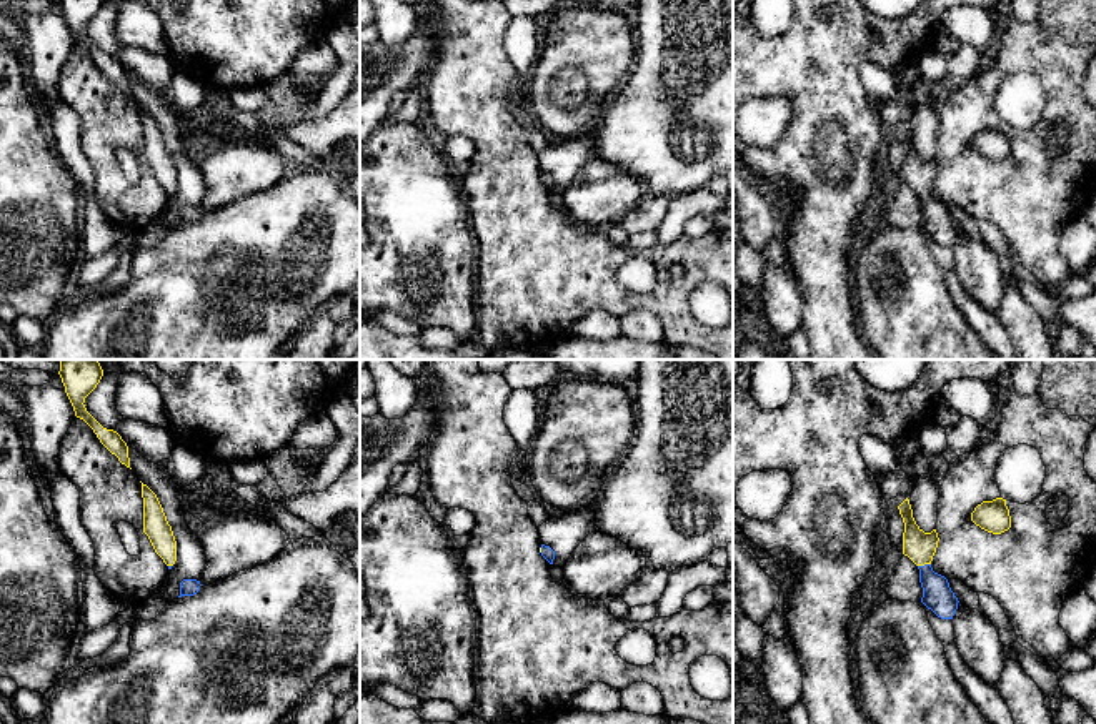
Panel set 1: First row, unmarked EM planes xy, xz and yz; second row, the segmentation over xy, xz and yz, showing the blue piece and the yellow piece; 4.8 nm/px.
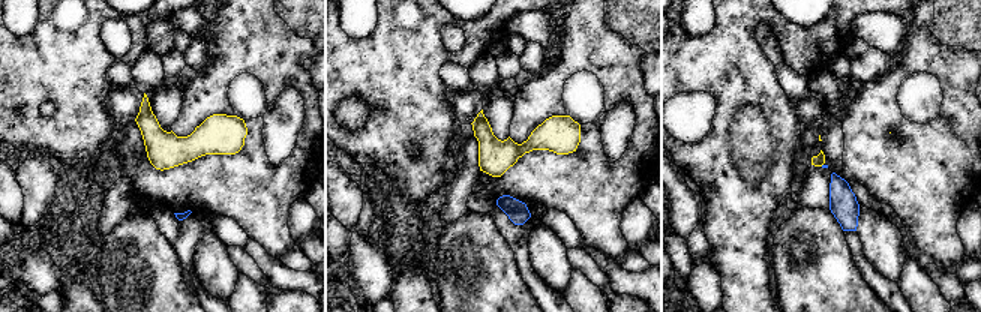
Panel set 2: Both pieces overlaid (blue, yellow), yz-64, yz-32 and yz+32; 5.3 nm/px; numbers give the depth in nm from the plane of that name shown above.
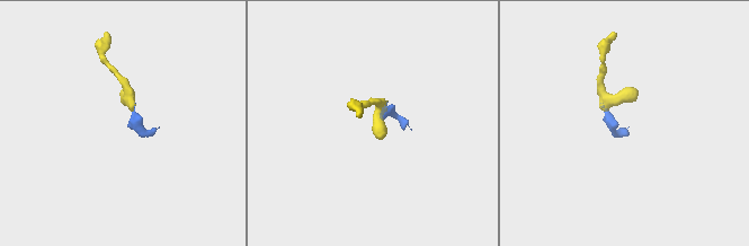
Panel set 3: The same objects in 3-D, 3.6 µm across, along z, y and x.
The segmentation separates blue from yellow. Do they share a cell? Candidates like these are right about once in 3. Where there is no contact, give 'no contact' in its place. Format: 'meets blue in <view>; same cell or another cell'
meets blue in yz; same cell

